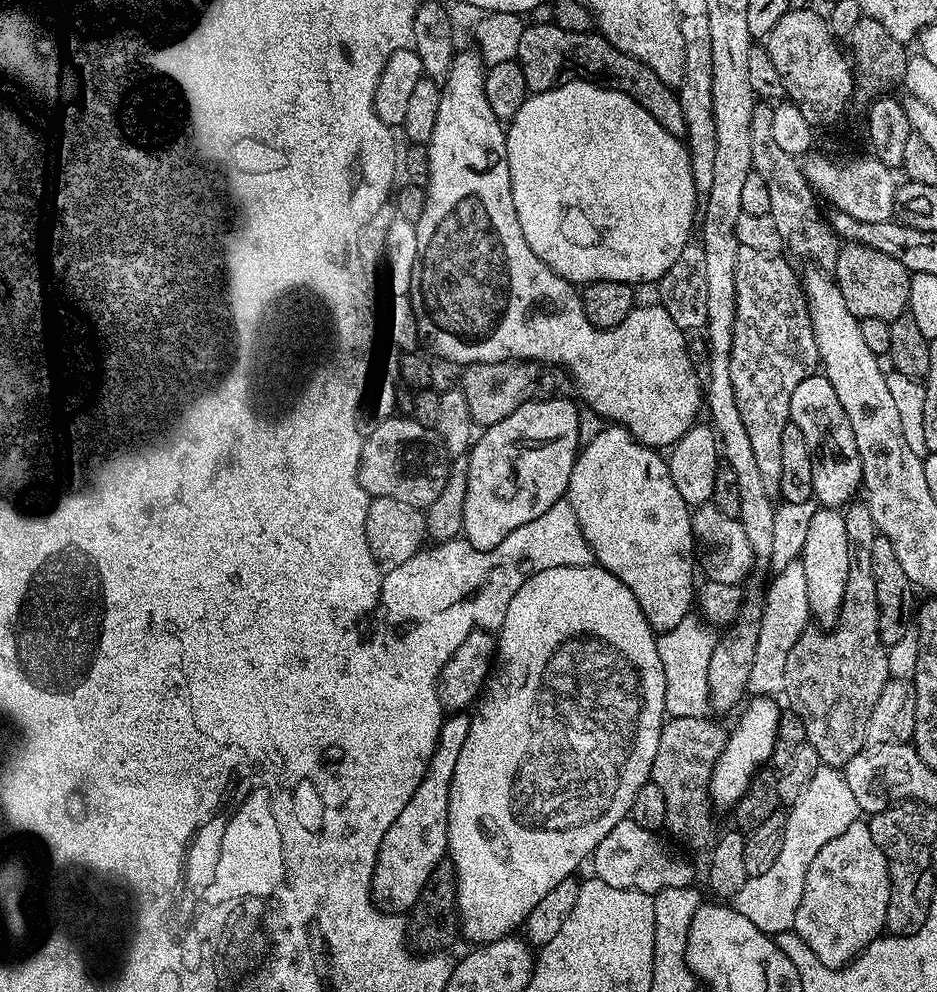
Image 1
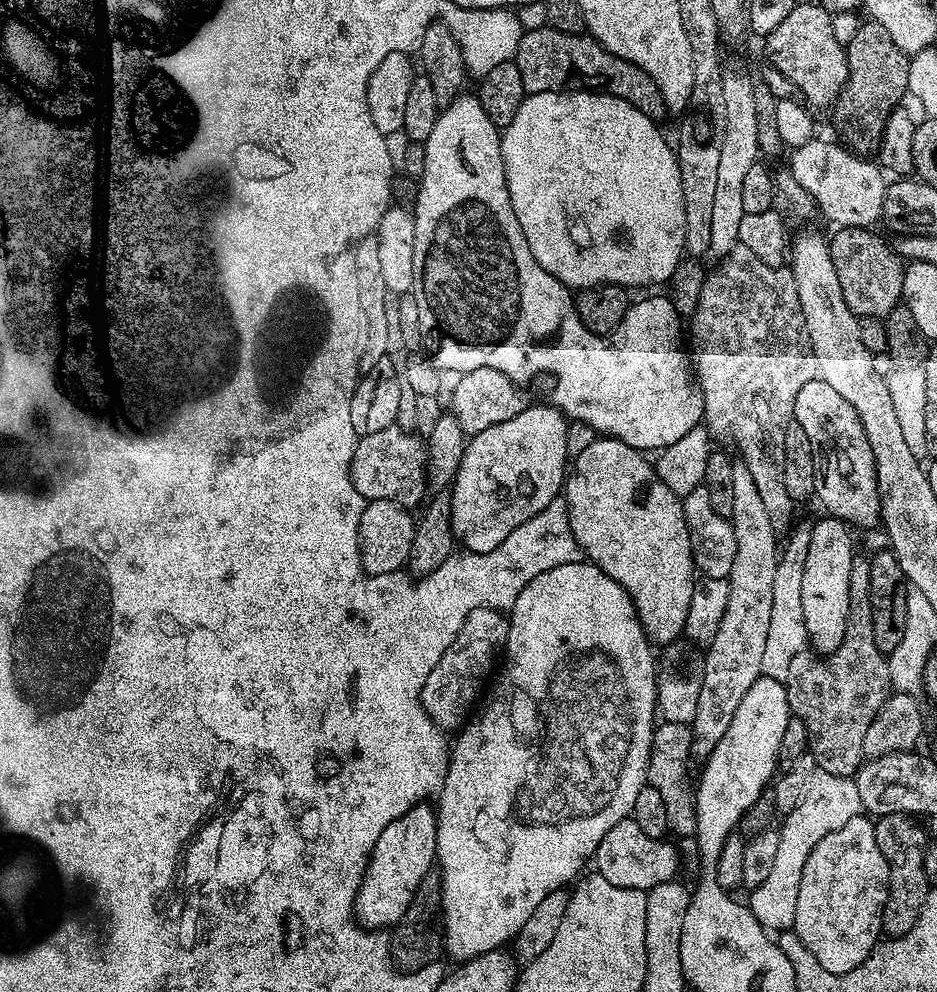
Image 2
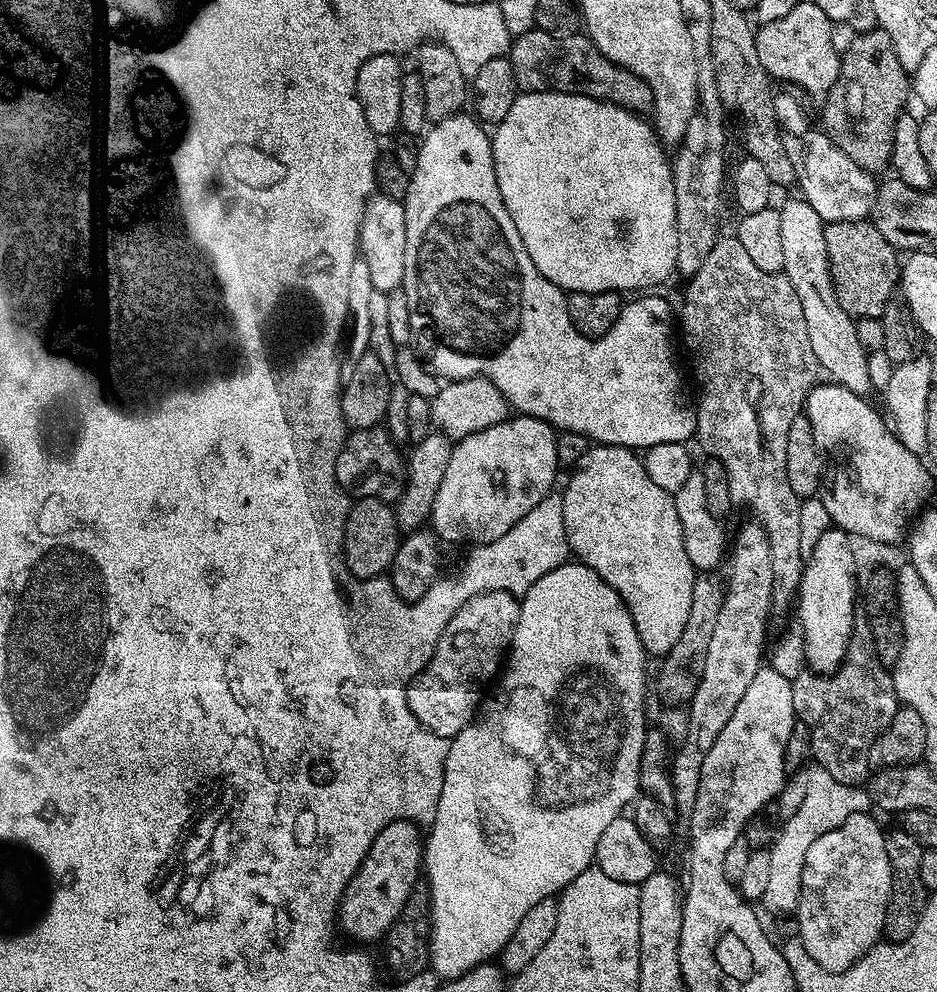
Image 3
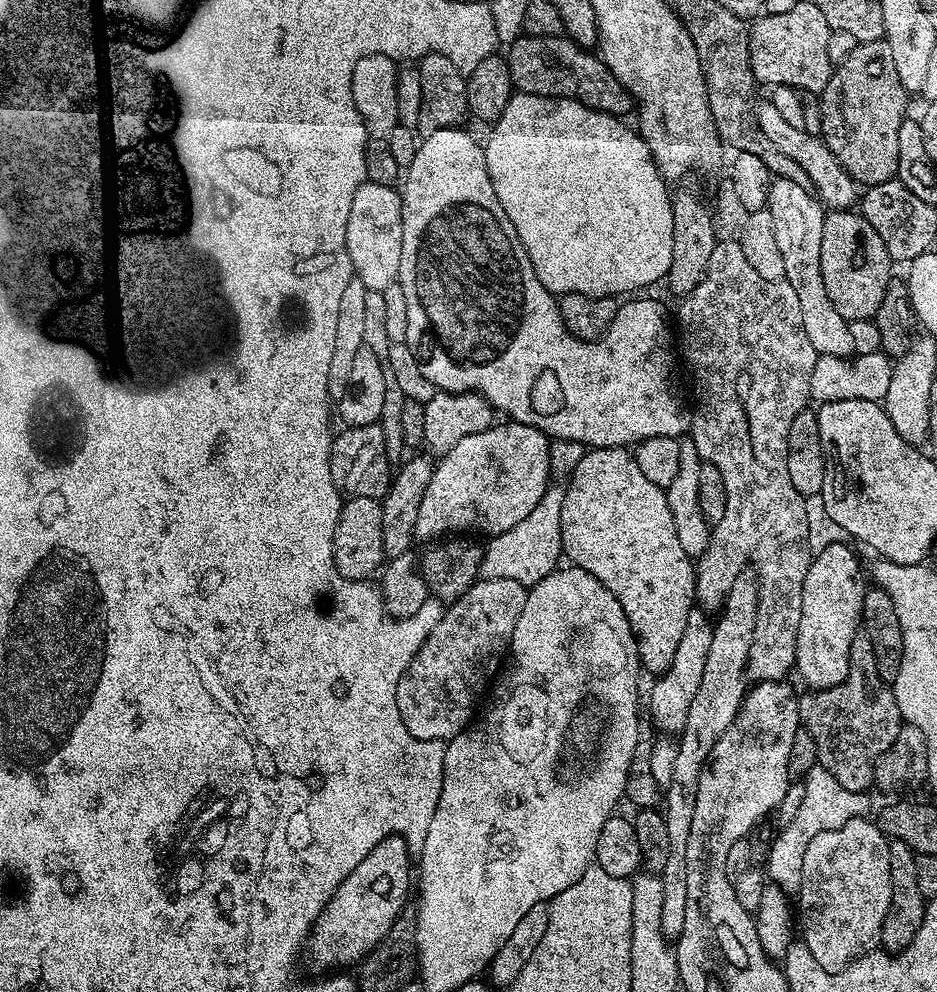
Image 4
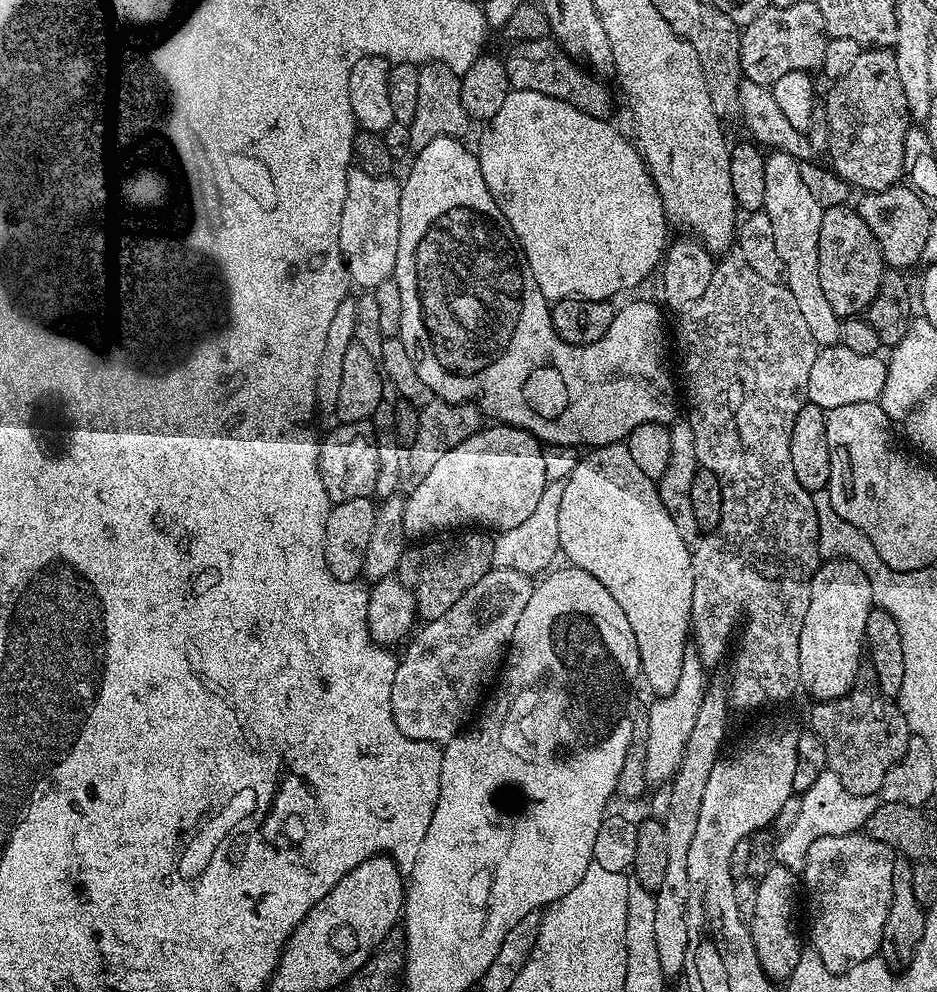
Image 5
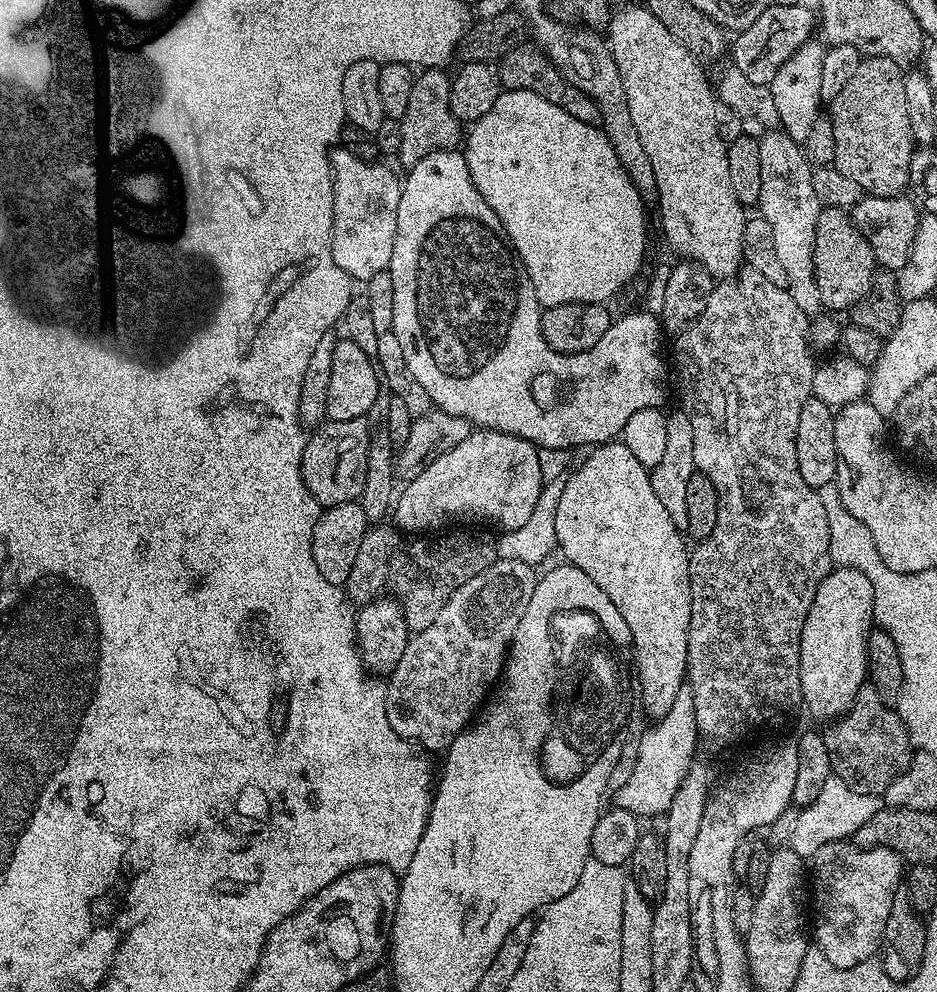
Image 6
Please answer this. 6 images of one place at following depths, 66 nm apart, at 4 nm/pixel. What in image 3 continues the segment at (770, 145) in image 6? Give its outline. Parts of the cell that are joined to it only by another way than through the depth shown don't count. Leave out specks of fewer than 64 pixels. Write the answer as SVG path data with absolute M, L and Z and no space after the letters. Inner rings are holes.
M803 198L788 200L784 205L779 205L780 221L782 222L782 258L784 259L783 275L788 277L790 286L794 286L794 294L798 294L798 302L802 302L802 315L806 318L806 331L810 337L810 350L814 350L814 358L821 369L829 372L831 379L840 384L846 390L854 394L867 397L873 391L868 369L868 355L862 342L858 342L858 330L856 320L842 305L834 294L834 282L830 274L830 262L826 254L826 234L824 233L825 222L818 218L814 206L810 206Z

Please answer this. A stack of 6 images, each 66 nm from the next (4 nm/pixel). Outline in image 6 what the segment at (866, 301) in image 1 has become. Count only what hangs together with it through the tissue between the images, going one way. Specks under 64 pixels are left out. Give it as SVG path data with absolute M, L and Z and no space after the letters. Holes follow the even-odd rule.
M821 207L818 230L814 230L814 282L818 282L820 303L829 313L847 313L870 290L878 265L870 242L858 234L851 215L843 208Z

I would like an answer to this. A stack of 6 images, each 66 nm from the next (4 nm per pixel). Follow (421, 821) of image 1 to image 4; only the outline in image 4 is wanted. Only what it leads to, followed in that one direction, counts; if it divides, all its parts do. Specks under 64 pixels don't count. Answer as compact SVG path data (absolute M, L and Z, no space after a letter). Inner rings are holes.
M387 836L374 850L354 866L350 878L342 882L342 886L334 888L334 898L326 902L322 914L314 922L311 932L306 941L306 956L312 959L312 964L316 968L328 968L324 970L344 970L347 964L352 966L359 965L360 961L368 956L376 948L382 938L386 938L386 930L394 926L394 922L399 918L400 913L404 911L408 900L408 875L413 875L414 860L408 857L410 845L404 841L403 836Z

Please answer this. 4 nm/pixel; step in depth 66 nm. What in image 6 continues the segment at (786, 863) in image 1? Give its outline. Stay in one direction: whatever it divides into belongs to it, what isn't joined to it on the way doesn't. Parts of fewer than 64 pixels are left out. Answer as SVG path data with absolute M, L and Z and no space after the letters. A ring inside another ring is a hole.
M832 775L826 778L826 786L822 786L818 798L814 798L814 802L805 804L799 809L798 823L787 847L799 856L814 857L818 854L818 850L822 850L822 846L839 840L847 841L865 822L870 822L874 814L878 814L881 806L881 797L874 794L857 794L854 790L850 790L846 782L842 782L842 778Z

